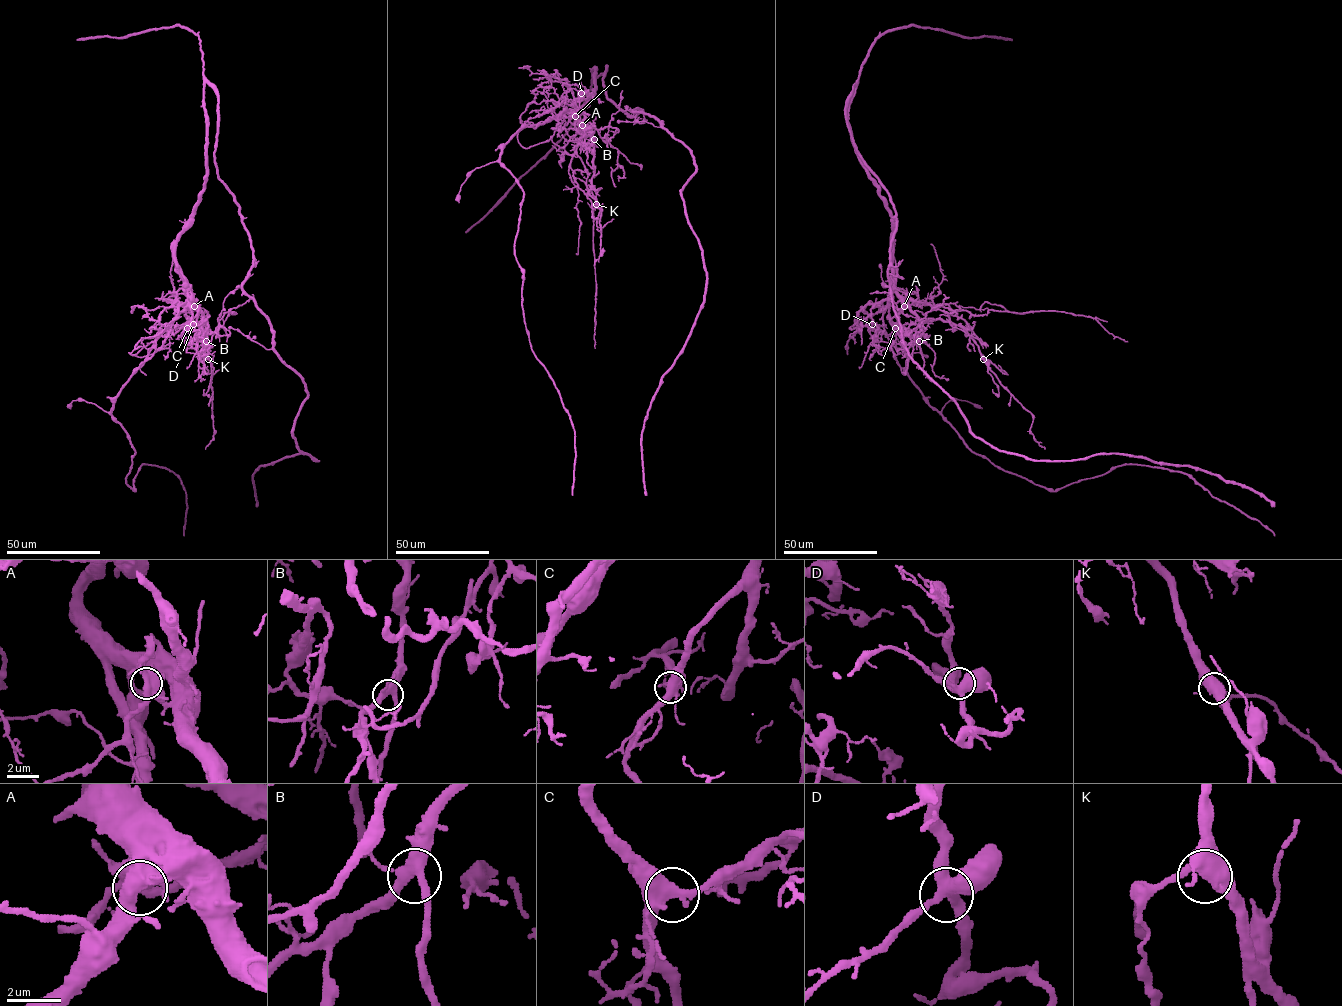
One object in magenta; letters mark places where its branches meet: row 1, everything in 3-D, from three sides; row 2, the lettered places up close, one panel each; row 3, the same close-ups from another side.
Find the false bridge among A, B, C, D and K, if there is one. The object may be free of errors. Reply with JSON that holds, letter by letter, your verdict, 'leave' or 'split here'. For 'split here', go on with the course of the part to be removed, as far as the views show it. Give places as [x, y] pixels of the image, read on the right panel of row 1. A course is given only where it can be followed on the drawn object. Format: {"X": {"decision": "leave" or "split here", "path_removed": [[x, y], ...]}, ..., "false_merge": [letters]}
{"A": {"decision": "split here", "path_removed": [[904, 306], [869, 345], [862, 366], [858, 367]]}, "B": {"decision": "leave"}, "C": {"decision": "leave"}, "D": {"decision": "leave"}, "K": {"decision": "leave"}, "false_merge": ["A"]}

